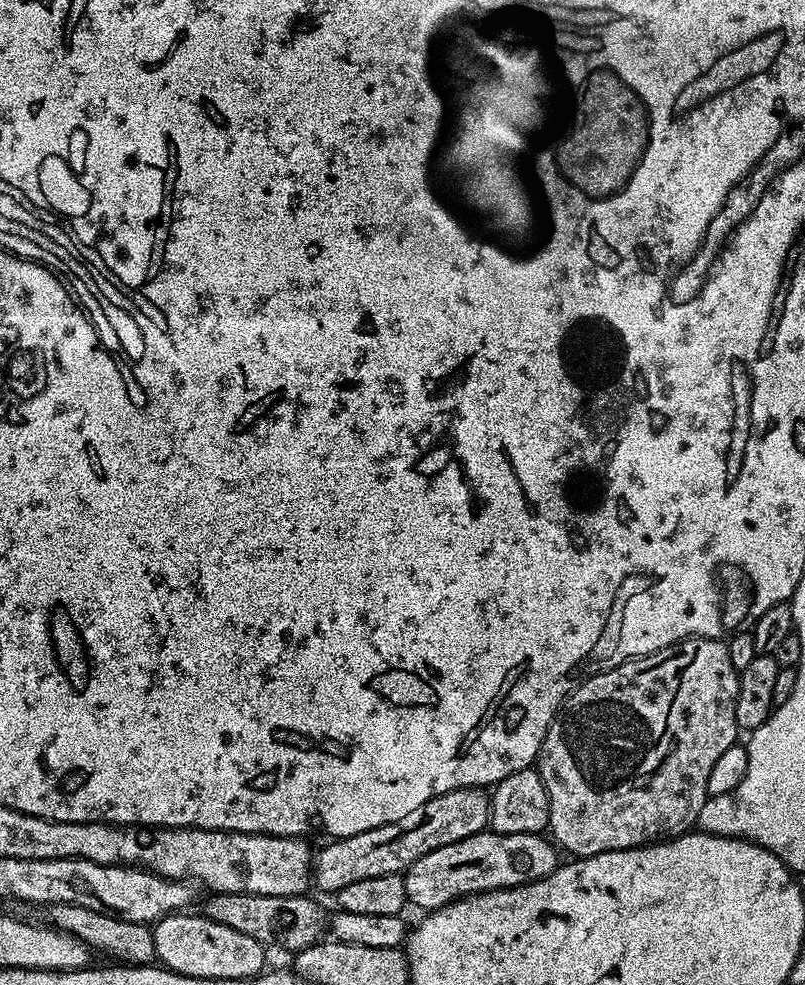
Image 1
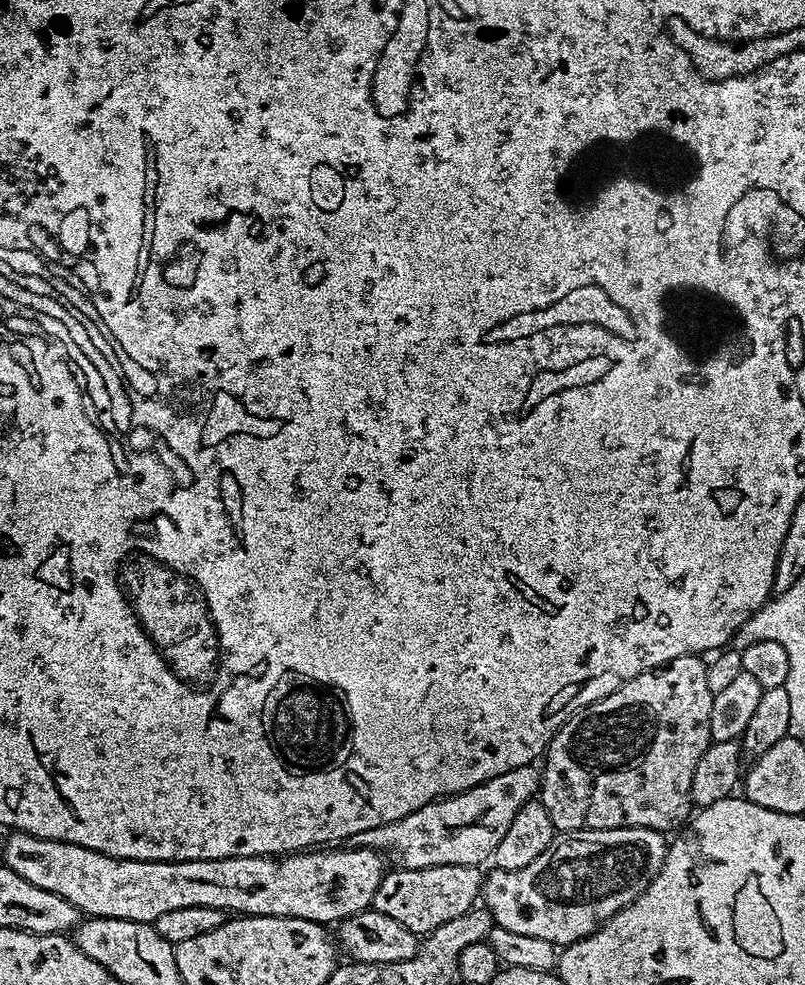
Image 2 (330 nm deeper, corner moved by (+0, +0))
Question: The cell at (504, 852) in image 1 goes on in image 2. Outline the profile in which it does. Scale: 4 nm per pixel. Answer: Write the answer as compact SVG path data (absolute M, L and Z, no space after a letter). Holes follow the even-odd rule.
M582 828L579 832L566 832L557 835L550 846L546 846L534 862L522 866L522 870L493 867L492 873L489 876L487 873L482 880L482 904L497 928L567 946L594 934L611 916L618 914L618 910L633 904L660 873L668 845L665 833L649 828Z

